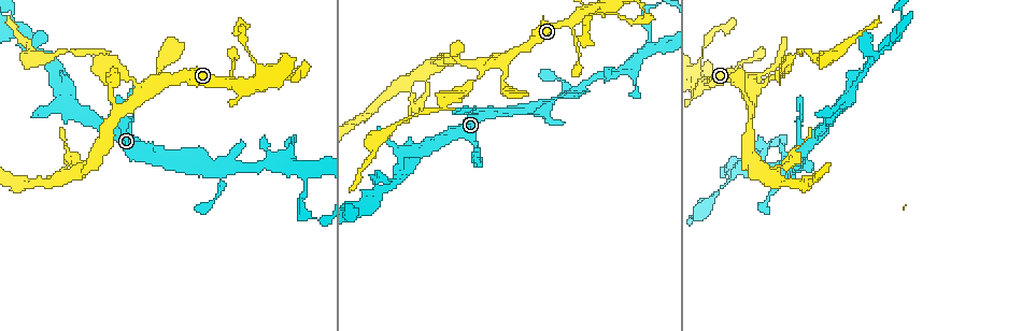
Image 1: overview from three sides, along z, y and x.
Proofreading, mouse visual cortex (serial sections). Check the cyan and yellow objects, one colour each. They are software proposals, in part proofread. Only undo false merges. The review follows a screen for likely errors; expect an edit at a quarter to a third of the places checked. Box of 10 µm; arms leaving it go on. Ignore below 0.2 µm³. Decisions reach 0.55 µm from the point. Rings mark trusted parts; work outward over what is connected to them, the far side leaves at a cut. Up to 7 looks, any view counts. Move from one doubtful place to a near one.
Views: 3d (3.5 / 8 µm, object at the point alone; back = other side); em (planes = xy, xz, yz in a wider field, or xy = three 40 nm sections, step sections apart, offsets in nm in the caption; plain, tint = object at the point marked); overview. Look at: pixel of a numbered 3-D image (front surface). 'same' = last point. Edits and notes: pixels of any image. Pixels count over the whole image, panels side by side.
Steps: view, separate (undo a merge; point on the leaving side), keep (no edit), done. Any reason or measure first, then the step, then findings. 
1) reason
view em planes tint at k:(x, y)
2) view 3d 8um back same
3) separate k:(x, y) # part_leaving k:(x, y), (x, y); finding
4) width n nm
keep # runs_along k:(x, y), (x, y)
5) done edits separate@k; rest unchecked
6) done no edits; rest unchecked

abrupt turn
view 3d 8um at 1:(488, 64)

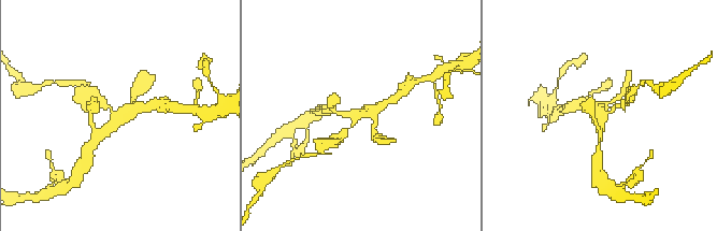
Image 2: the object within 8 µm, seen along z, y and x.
arms 3; arm_widths 150, 200, 250 nm; shape alone is not enough
view em xy step 3 tint same

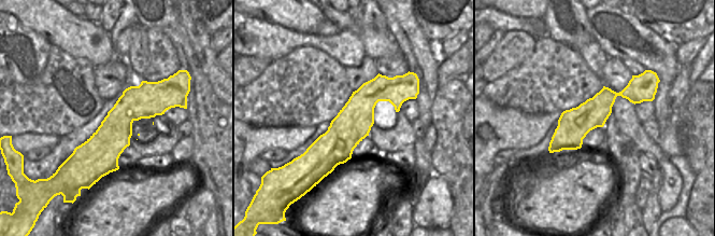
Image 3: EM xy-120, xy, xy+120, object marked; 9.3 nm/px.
separate 2:(340, 136) # two cells meet here

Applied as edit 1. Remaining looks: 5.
see it whole again
view overview

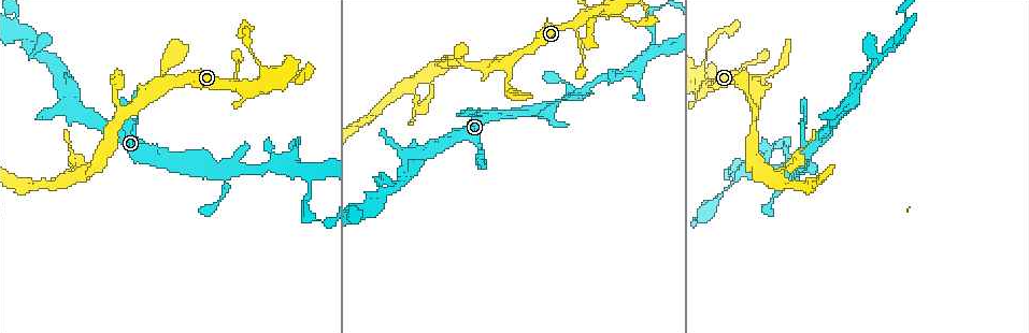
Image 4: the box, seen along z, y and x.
three arms meet
view 3d 3.5um back at 4:(652, 51)

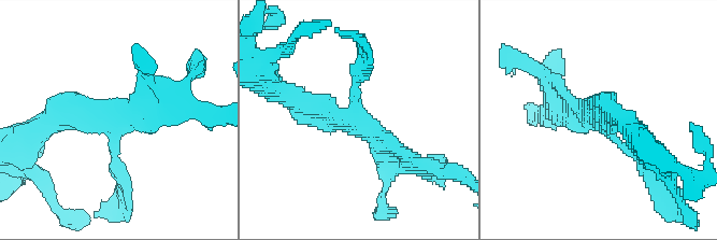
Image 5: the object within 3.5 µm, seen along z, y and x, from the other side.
arms 3; arm_widths 100, 250, 300 nm
view em xy step 2 tint at 5:(599, 122)

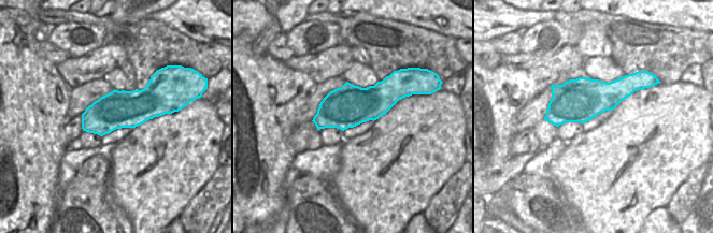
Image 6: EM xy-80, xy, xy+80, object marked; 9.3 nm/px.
keep # runs_along 5:(416, 161), (356, 120), (294, 95); all the same cell

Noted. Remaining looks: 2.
view 3d 3.5um at 4:(20, 33)

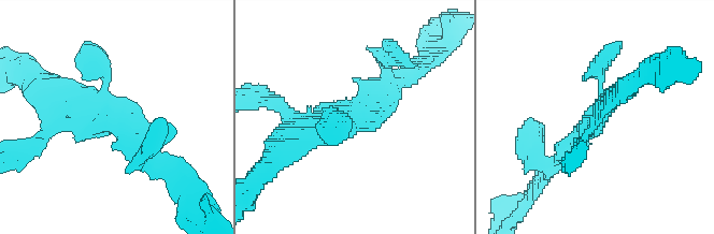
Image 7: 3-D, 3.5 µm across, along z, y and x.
view em xy step 1 tint at 7:(354, 116)

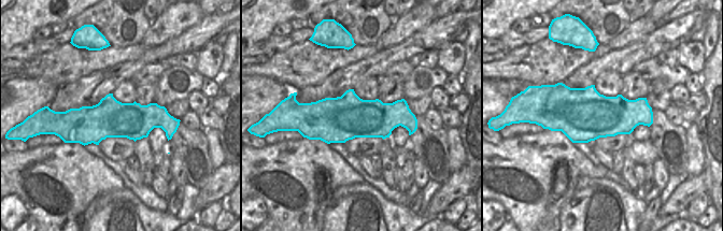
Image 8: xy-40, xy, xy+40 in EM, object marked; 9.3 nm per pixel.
keep # runs_along 7:(155, 160), (69, 81); continuous, no second cell

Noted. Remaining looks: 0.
done edits separate@2; rest unchecked

